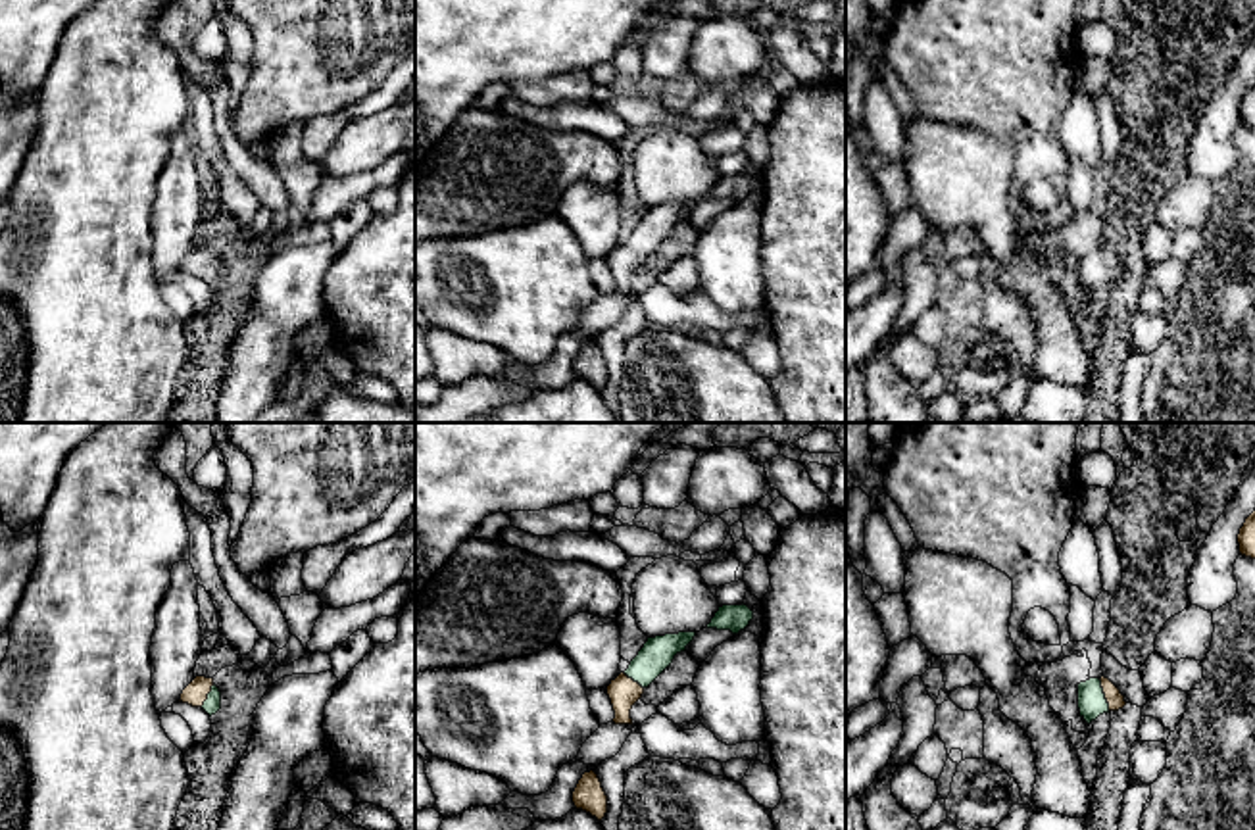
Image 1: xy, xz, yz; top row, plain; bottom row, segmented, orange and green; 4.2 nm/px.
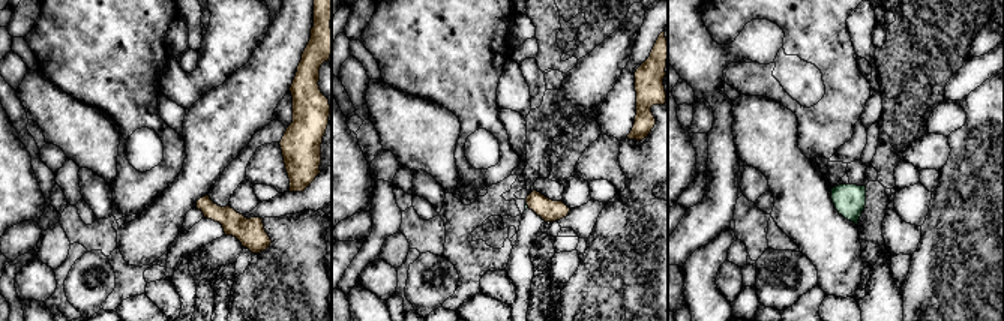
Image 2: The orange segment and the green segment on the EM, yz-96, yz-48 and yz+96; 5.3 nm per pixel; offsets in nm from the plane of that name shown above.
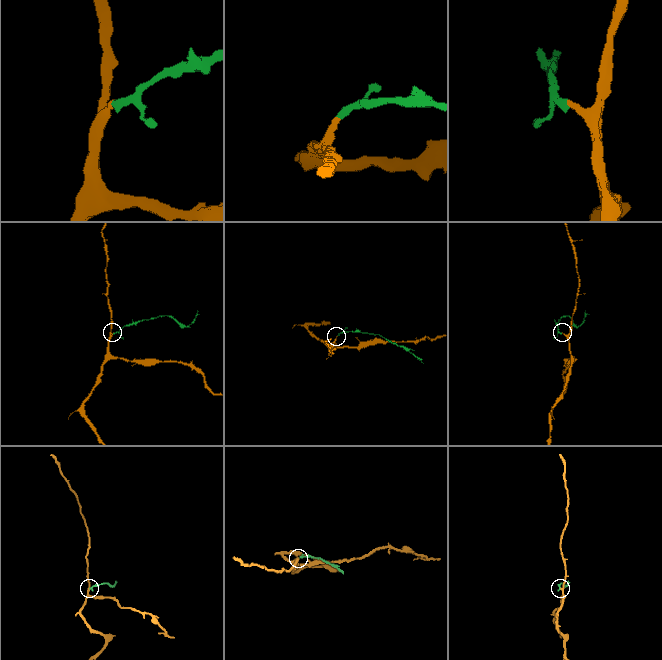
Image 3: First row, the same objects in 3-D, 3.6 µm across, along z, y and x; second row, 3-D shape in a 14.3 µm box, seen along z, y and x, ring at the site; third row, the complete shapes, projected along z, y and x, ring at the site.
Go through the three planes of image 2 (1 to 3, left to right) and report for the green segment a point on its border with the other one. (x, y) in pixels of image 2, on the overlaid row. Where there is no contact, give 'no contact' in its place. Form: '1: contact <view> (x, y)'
1: no contact
2: contact yz-48 (527, 204)
3: no contact

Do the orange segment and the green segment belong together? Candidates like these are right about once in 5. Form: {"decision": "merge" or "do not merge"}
{"decision": "merge"}

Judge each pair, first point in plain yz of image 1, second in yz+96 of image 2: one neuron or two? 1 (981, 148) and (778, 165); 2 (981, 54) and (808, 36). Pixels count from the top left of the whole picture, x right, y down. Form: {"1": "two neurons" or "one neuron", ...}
{"1": "one neuron", "2": "one neuron"}

